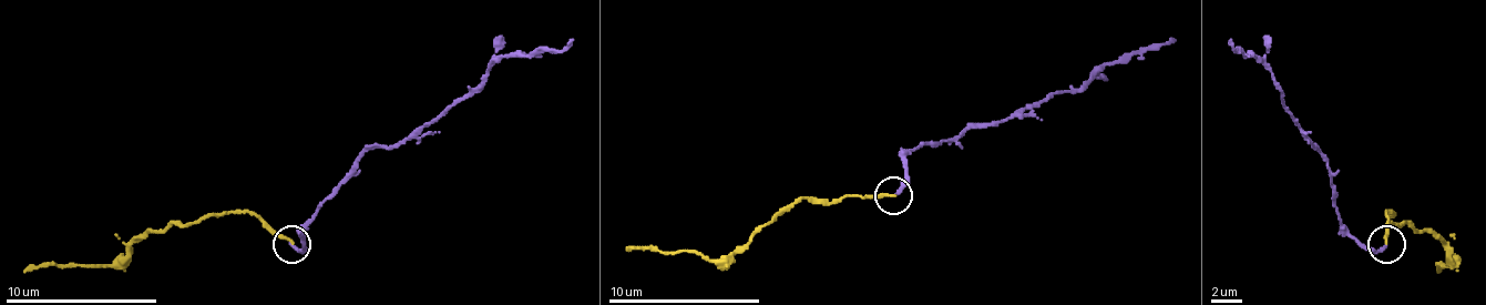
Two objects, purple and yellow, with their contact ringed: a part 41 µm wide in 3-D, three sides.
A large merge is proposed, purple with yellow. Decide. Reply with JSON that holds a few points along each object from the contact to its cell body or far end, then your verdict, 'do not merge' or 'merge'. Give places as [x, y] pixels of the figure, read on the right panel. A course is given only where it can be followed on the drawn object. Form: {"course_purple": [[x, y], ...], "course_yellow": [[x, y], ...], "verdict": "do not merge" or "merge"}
{"course_purple": [[1385, 243], [1377, 251], [1362, 246], [1340, 220], [1328, 160], [1282, 107], [1282, 91], [1257, 57], [1230, 38]], "course_yellow": [[1385, 243], [1385, 212], [1396, 224], [1431, 232], [1445, 246], [1449, 265], [1438, 265], [1438, 273]], "verdict": "merge"}

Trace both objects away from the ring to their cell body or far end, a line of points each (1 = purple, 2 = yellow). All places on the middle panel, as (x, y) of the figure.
1: (892, 194), (911, 149), (1014, 119), (1055, 92), (1074, 92), (1105, 65), (1177, 39)
2: (892, 194), (809, 199), (787, 206), (734, 255), (715, 258), (627, 247)

